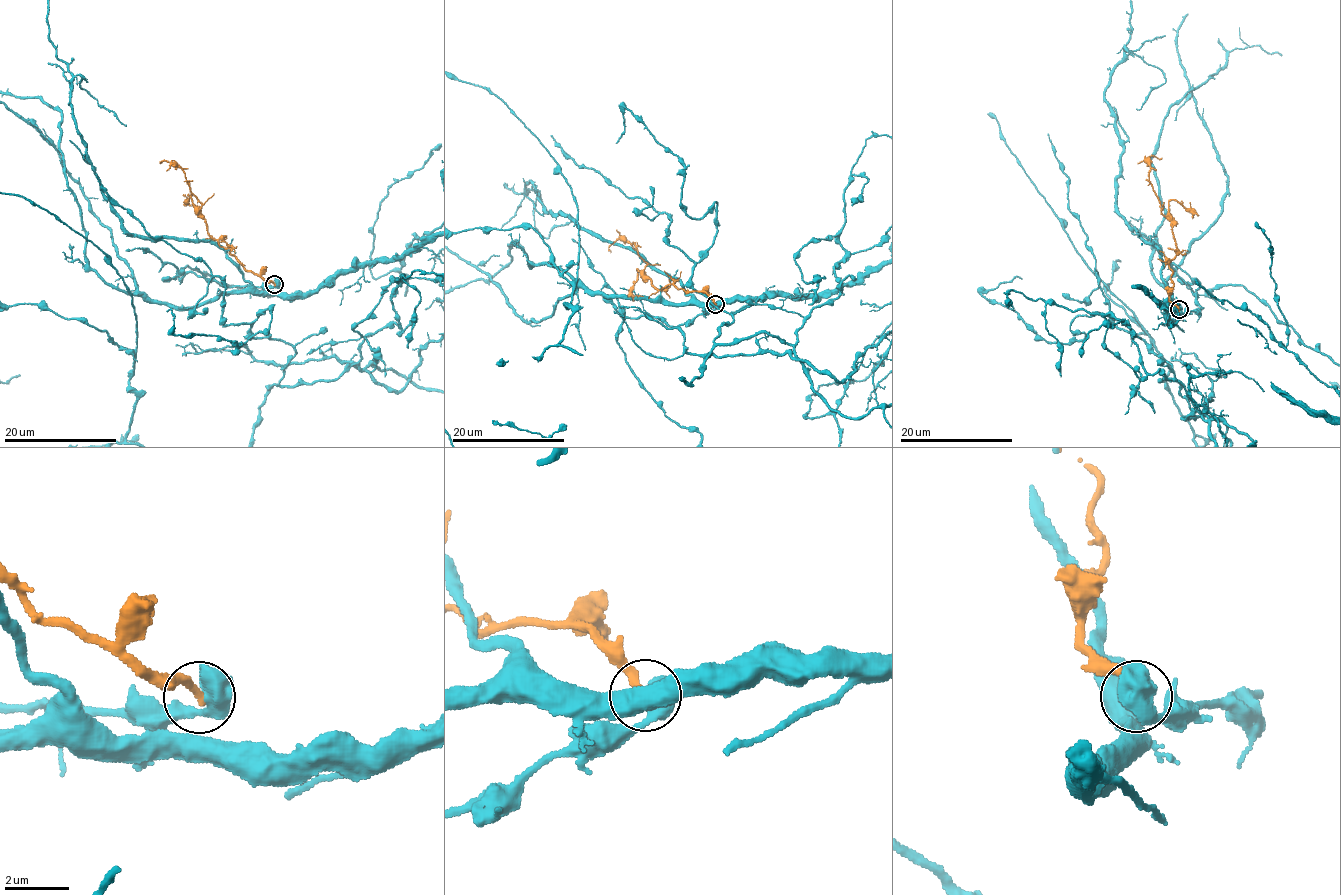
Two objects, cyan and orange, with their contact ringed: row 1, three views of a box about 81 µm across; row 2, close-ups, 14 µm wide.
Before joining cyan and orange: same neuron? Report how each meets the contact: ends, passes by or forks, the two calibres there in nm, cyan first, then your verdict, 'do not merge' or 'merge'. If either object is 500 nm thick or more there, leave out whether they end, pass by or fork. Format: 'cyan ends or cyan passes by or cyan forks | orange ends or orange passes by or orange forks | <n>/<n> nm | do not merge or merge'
850/260 nm | do not merge

